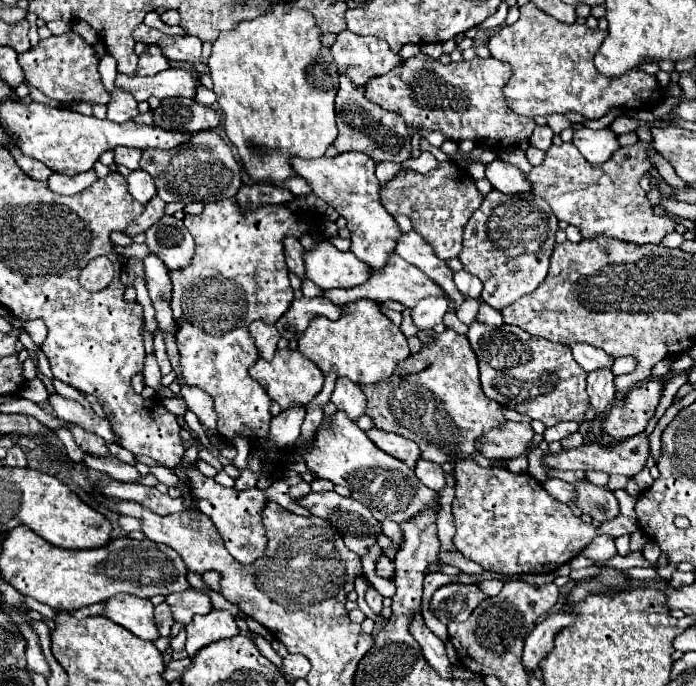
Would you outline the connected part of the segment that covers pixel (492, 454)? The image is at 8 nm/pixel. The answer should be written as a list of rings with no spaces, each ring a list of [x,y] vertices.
[[[508,422],[504,430],[494,430],[484,436],[484,442],[480,442],[480,454],[486,458],[518,458],[530,450],[532,438],[534,432],[530,424]]]

